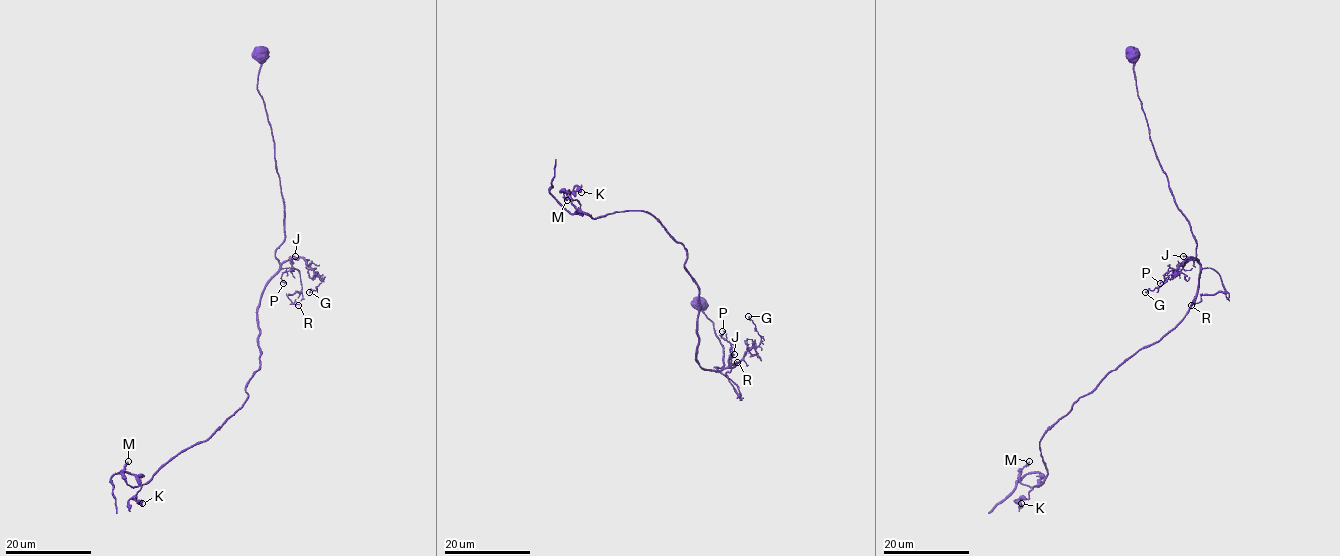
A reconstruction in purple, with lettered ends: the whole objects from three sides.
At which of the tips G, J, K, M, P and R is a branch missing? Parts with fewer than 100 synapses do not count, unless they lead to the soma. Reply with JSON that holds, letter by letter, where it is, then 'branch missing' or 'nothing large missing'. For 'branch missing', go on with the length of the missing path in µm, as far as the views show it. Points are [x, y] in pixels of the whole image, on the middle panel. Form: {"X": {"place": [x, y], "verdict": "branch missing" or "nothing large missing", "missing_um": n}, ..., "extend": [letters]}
{"G": {"place": [748, 316], "verdict": "nothing large missing"}, "J": {"place": [734, 354], "verdict": "nothing large missing"}, "K": {"place": [581, 192], "verdict": "nothing large missing"}, "M": {"place": [567, 200], "verdict": "nothing large missing"}, "P": {"place": [722, 331], "verdict": "nothing large missing"}, "R": {"place": [737, 362], "verdict": "nothing large missing"}, "extend": []}

